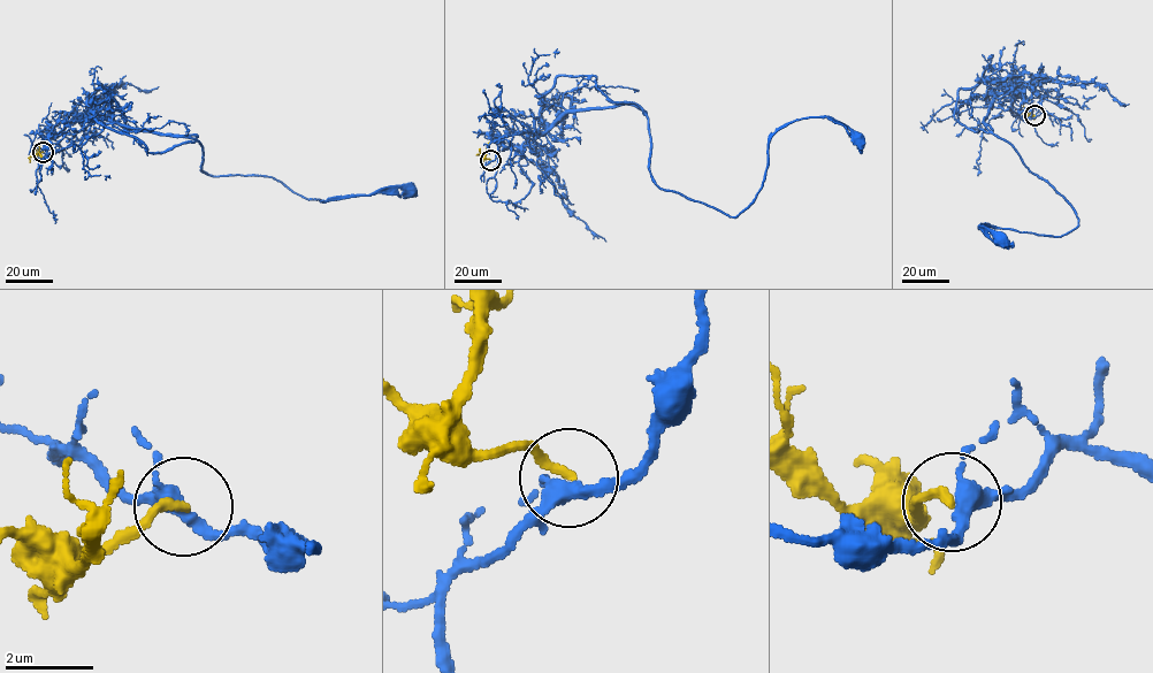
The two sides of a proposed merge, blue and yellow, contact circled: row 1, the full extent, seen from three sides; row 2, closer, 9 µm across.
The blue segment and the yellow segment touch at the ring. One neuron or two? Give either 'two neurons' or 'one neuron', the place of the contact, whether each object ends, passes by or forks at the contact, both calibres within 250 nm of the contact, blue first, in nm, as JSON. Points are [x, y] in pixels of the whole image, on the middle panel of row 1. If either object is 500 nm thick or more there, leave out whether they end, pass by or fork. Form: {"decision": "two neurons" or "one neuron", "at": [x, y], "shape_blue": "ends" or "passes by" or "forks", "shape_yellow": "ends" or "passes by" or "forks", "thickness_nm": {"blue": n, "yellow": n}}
{"decision": "two neurons", "at": [490, 160], "shape_blue": "forks", "shape_yellow": "ends", "thickness_nm": {"blue": 280, "yellow": 200}}

